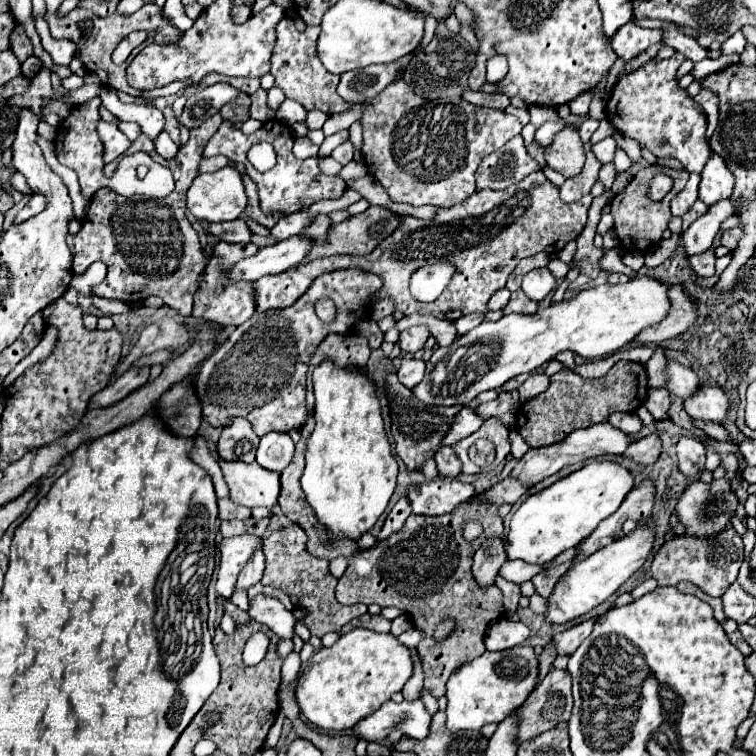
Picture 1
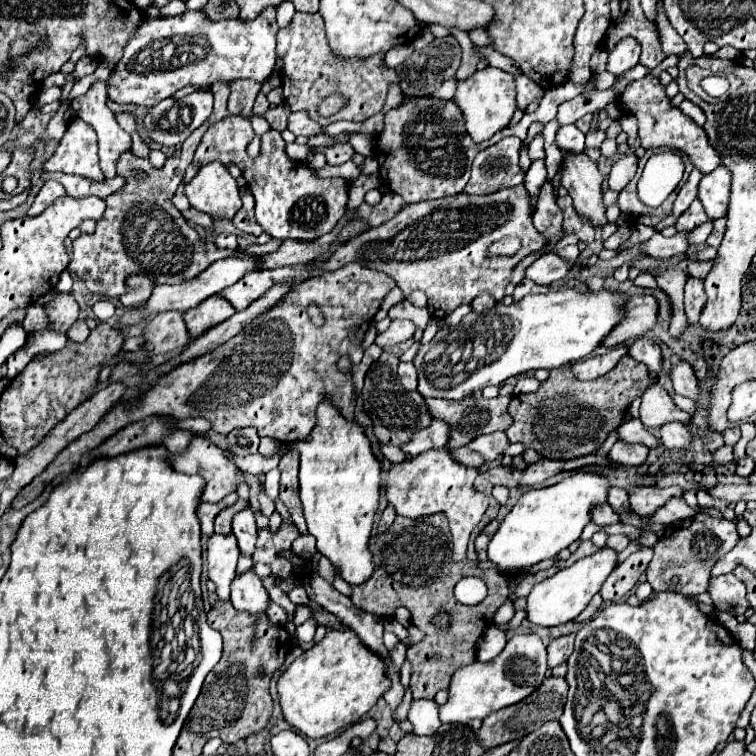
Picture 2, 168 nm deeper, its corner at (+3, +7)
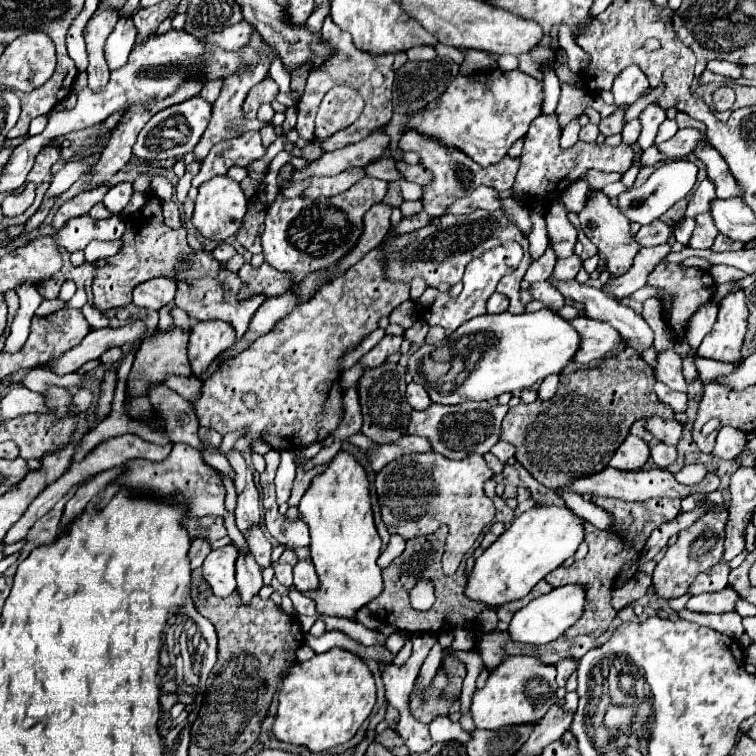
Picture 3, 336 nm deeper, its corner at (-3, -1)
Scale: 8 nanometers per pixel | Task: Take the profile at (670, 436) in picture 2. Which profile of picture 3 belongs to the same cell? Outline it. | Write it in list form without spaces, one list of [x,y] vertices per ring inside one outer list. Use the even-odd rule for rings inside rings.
[[[650,416],[650,418],[646,420],[644,428],[646,428],[656,440],[660,440],[660,442],[664,442],[664,444],[676,446],[676,444],[680,442],[680,438],[682,438],[682,424],[680,424],[678,420],[674,420],[674,418],[664,420],[664,418],[660,418],[660,416]]]

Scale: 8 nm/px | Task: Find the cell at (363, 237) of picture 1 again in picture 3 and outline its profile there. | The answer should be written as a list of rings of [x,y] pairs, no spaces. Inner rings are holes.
[[[244,264],[238,270],[238,278],[242,280],[242,288],[238,292],[238,300],[250,298],[250,296],[280,296],[290,288],[290,276],[286,272],[274,272],[270,264],[262,264],[260,268],[252,268],[250,264]]]

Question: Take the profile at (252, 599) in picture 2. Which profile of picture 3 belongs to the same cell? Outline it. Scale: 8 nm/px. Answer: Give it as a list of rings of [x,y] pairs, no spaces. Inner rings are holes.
[[[238,548],[238,558],[236,558],[236,582],[238,582],[238,594],[242,596],[242,602],[250,602],[258,590],[264,586],[260,566],[256,564],[252,552],[242,552]]]

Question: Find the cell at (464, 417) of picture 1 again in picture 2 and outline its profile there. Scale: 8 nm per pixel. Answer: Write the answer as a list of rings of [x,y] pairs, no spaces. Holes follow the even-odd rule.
[[[432,420],[432,424],[416,432],[416,436],[412,436],[412,440],[402,446],[402,450],[414,458],[420,452],[426,452],[432,448],[444,448],[450,440],[450,430],[452,426],[446,420]]]

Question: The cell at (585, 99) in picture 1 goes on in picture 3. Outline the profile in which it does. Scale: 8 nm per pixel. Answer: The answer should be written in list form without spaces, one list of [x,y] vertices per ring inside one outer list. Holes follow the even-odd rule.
[[[530,212],[532,216],[532,232],[528,236],[530,242],[530,258],[538,260],[546,248],[548,248],[548,236],[546,236],[546,222],[544,222],[544,212]]]

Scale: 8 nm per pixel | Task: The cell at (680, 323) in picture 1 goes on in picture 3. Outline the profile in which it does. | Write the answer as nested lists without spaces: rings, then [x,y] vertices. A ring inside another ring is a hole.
[[[578,316],[578,318],[570,320],[570,324],[580,336],[578,350],[572,358],[578,364],[592,364],[592,362],[608,356],[614,348],[620,346],[618,332],[614,332],[614,328],[610,328],[610,324],[606,324],[606,322]]]

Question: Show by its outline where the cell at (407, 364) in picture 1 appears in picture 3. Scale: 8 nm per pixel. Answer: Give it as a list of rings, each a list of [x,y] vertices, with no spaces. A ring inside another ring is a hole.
[[[410,382],[408,388],[406,388],[406,400],[408,404],[414,408],[414,410],[426,410],[432,402],[428,398],[428,392],[424,386],[416,384],[416,382]]]

